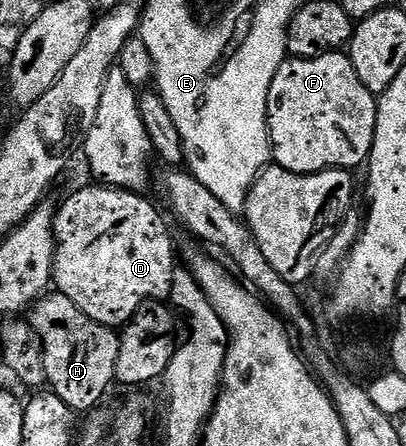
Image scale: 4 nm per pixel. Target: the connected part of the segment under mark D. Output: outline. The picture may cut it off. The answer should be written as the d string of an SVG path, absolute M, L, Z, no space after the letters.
M93 186L68 196L57 208L52 283L80 313L105 327L121 329L140 305L169 296L176 270L174 239L145 194Z

